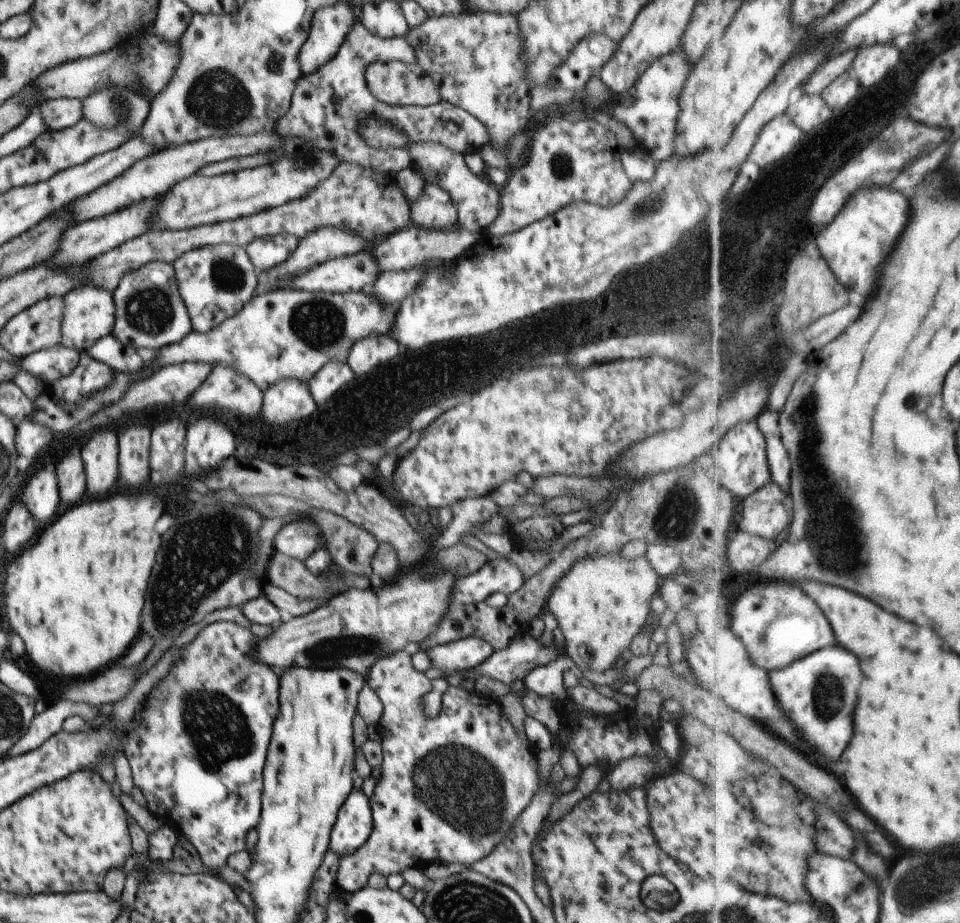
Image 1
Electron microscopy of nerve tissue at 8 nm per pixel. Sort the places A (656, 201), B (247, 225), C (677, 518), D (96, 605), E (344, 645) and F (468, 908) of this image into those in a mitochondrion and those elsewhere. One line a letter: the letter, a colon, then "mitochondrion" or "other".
A: mitochondrion
B: other
C: mitochondrion
D: other
E: mitochondrion
F: mitochondrion

